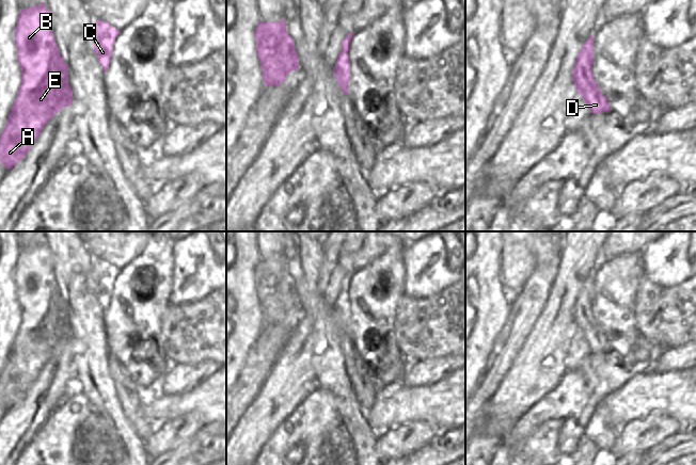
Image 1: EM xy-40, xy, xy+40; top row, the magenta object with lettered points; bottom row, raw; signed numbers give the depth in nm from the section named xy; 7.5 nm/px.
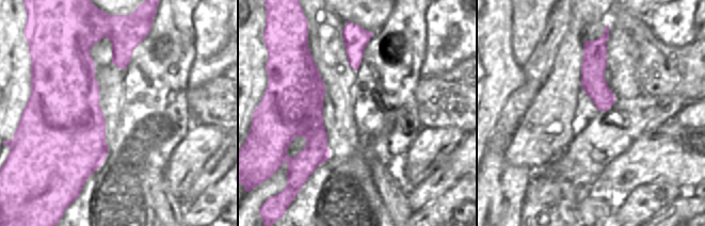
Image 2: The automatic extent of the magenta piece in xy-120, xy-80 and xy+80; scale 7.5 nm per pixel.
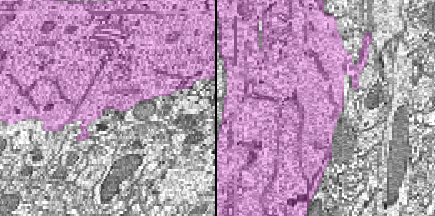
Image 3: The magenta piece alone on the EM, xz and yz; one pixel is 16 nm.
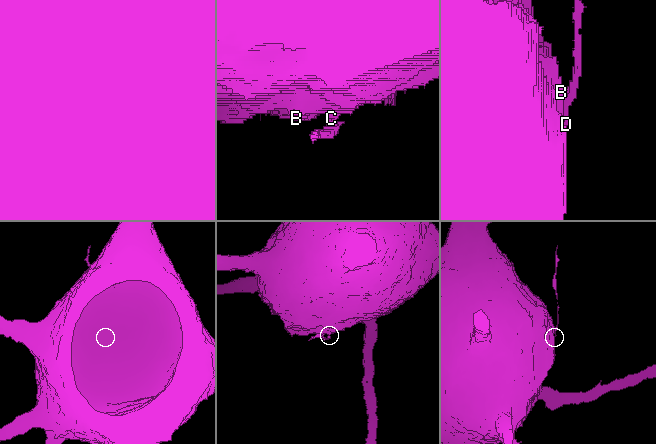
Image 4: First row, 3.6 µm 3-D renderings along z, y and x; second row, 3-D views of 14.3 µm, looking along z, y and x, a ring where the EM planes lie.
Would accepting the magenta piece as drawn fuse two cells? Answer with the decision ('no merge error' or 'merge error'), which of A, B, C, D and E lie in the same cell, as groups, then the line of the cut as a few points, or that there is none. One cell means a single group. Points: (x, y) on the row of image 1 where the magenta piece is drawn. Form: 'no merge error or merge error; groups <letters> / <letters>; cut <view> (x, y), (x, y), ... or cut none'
merge error; groups A B C E / D; cut xy (349, 46), (337, 60)

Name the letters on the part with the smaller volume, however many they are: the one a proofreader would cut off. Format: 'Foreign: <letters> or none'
Foreign: D

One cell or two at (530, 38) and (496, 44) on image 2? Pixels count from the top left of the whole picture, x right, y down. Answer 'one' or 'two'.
two

